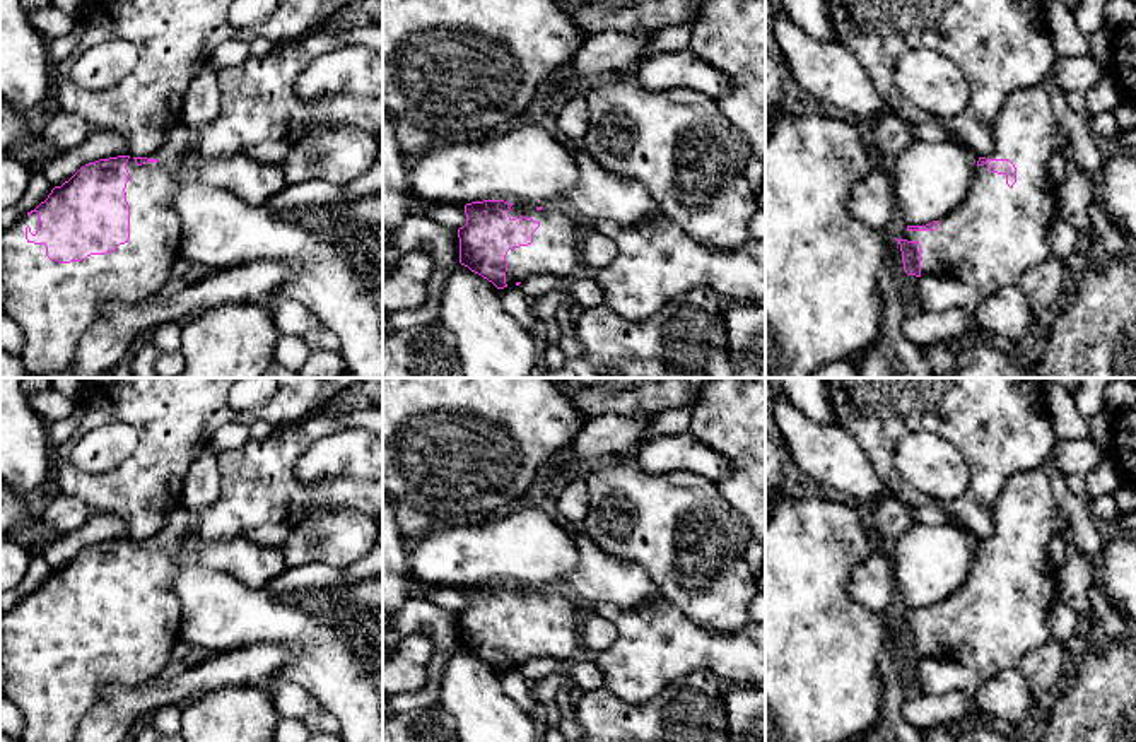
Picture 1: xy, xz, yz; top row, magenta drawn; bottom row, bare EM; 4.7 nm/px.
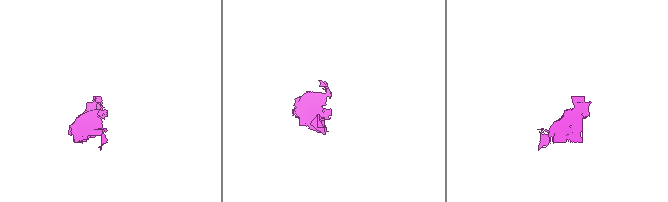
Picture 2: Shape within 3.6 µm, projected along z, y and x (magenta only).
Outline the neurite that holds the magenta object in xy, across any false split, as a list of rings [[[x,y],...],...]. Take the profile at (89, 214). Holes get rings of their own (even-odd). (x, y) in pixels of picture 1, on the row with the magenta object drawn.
[[[179,125],[147,157],[118,156],[80,168],[34,210],[0,231],[0,275],[5,286],[3,311],[22,328],[26,344],[20,354],[29,374],[44,376],[68,369],[82,335],[101,316],[106,304],[137,303],[155,296],[171,279],[179,258],[183,226],[174,209],[179,169],[191,147],[191,130]]]

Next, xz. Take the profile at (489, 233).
[[[483,200],[466,203],[465,214],[460,263],[497,289],[545,274],[567,282],[586,274],[577,224],[559,210]]]

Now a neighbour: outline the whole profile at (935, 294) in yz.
[[[921,275],[916,284],[916,296],[924,313],[965,309],[970,318],[962,333],[936,340],[933,344],[943,344],[958,354],[962,349],[982,339],[975,318],[975,311],[982,297],[972,286],[967,286],[957,279]]]

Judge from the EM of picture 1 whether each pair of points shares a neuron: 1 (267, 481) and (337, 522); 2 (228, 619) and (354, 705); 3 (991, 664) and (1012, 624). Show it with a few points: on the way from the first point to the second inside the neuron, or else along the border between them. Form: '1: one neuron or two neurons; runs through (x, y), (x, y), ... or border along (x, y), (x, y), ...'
1: two neurons; border along (352, 510), (313, 508), (292, 529), (287, 539)
2: one neuron; runs through (262, 619), (282, 619), (333, 671)
3: one neuron; runs through (991, 653), (991, 645), (1001, 635)

